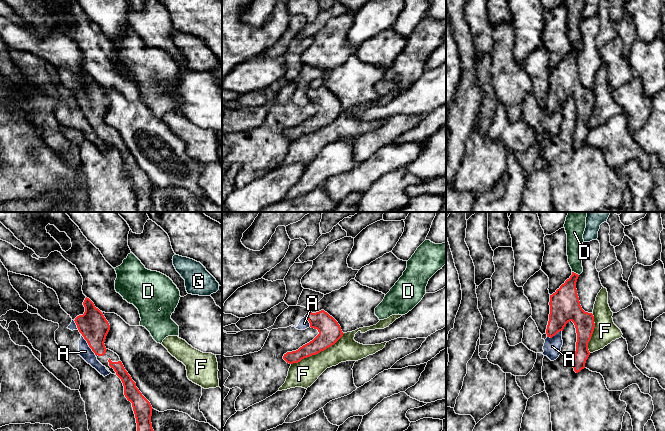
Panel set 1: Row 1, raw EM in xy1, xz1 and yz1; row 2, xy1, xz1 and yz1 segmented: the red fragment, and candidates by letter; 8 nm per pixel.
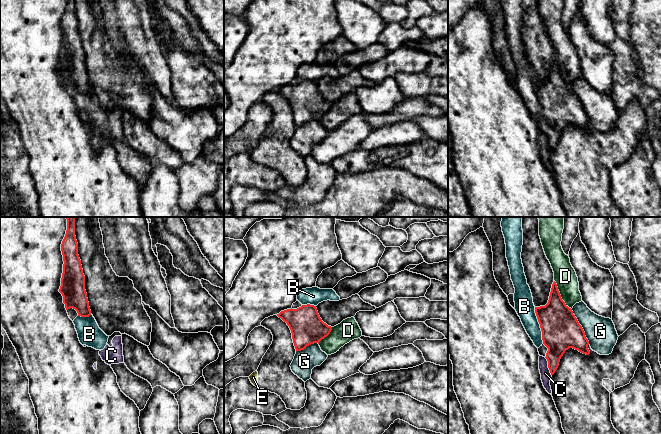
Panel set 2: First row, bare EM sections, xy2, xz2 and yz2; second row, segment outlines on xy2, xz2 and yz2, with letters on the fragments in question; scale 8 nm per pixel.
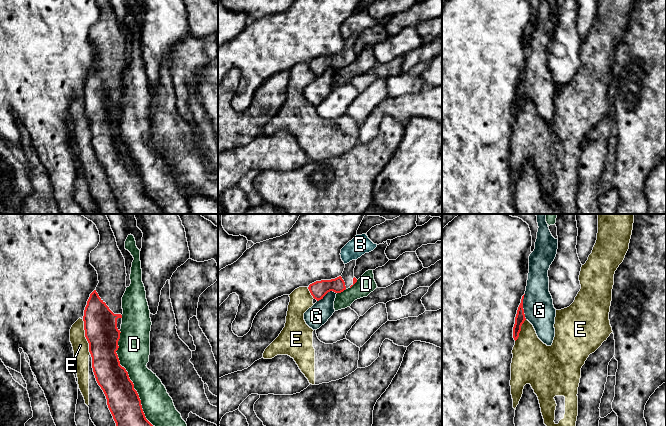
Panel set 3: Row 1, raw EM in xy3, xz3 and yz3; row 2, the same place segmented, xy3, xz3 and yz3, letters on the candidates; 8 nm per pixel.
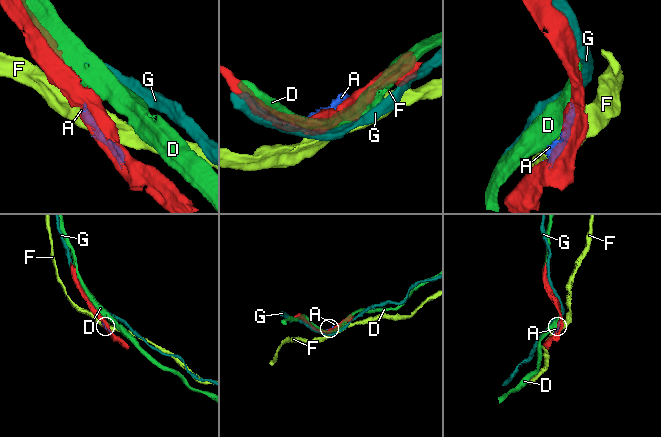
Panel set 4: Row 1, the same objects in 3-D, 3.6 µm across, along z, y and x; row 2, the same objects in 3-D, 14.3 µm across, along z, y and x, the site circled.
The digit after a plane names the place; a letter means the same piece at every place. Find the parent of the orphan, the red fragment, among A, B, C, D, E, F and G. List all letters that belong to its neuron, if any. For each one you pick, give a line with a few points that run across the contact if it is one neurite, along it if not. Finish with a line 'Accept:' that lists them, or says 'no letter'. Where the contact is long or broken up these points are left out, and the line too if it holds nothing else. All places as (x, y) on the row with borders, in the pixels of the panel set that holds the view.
Accept: no letter

